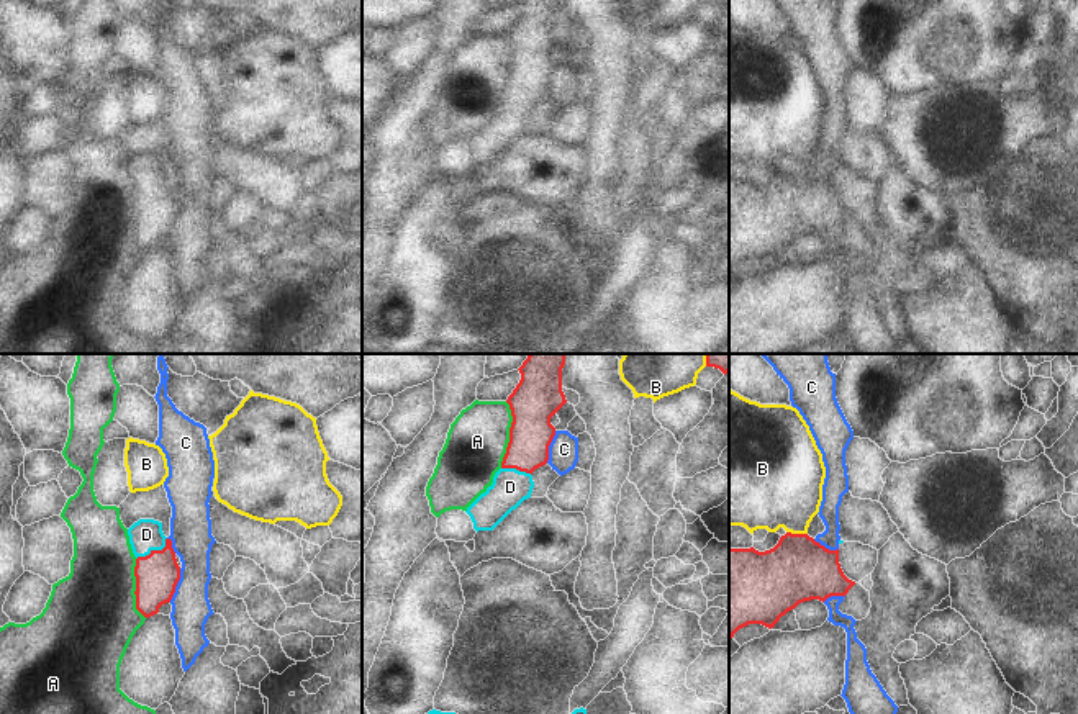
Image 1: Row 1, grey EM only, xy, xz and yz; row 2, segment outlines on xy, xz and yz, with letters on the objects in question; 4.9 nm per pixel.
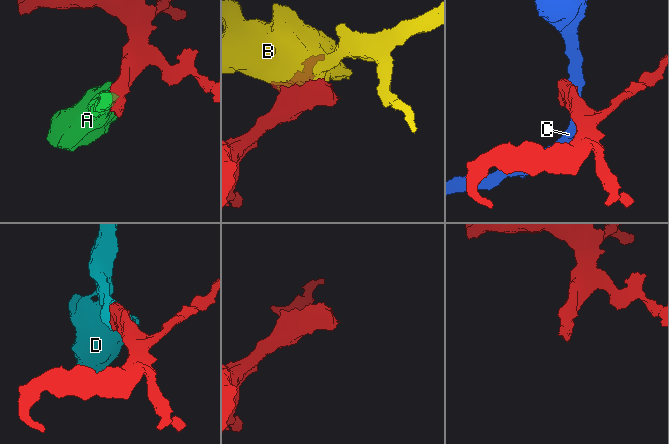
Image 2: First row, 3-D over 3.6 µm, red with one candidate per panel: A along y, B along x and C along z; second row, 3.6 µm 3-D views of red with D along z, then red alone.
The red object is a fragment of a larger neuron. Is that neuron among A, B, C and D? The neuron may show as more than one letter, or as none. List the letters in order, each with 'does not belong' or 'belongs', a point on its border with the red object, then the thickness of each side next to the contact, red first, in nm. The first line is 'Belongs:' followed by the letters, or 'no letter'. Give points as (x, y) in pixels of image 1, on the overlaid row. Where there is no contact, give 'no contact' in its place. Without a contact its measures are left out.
Belongs: D
A: does not belong | xz (510, 434) | 240/300 nm
B: does not belong | yz (797, 534) | 320/400 nm
C: does not belong | xy (176, 585) | 220/200 nm
D: belongs | xy (154, 551) | 220/160 nm

